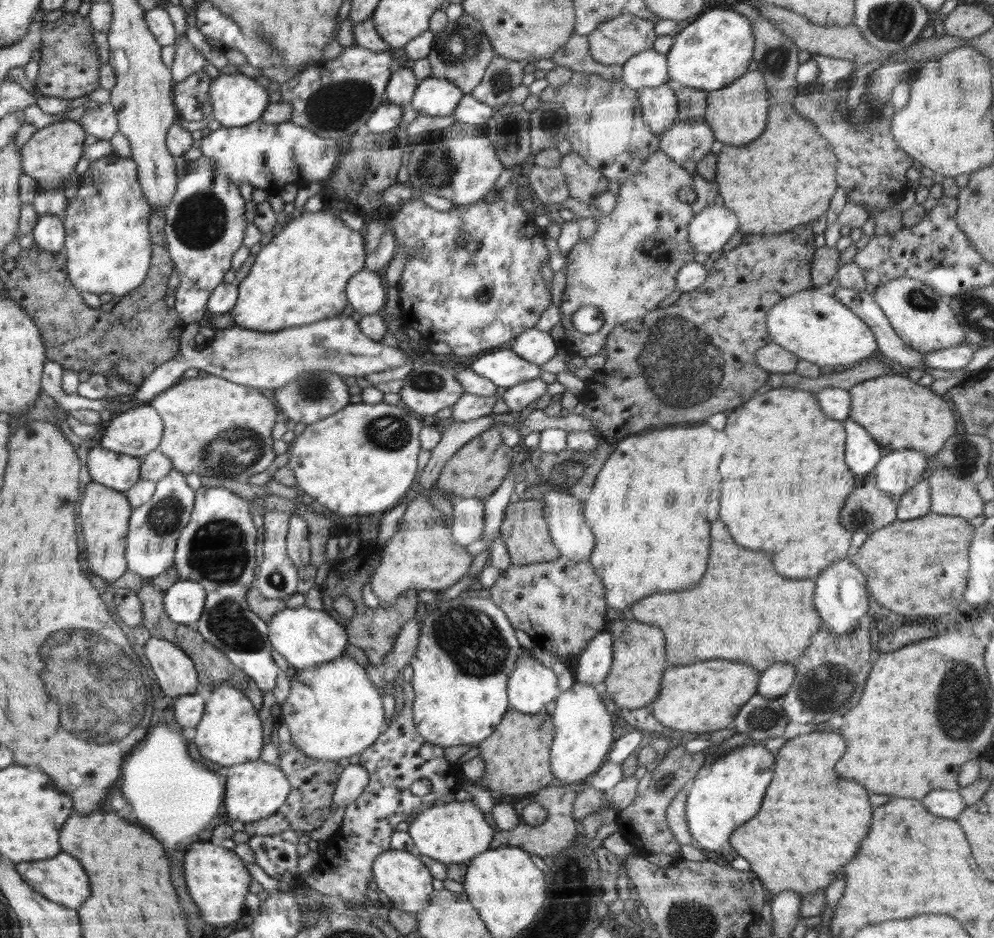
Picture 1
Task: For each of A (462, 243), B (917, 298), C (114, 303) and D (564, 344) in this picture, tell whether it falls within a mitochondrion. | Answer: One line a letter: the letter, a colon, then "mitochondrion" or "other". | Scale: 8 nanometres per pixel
A: other
B: mitochondrion
C: other
D: other

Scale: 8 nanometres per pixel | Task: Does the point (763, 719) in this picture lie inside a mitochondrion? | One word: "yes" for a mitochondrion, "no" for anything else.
yes

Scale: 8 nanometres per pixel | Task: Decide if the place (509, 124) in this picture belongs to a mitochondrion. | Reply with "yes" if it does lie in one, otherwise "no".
yes

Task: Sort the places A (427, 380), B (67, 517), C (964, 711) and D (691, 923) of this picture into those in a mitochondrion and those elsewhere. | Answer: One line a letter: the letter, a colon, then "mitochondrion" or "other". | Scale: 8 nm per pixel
A: mitochondrion
B: other
C: mitochondrion
D: mitochondrion

